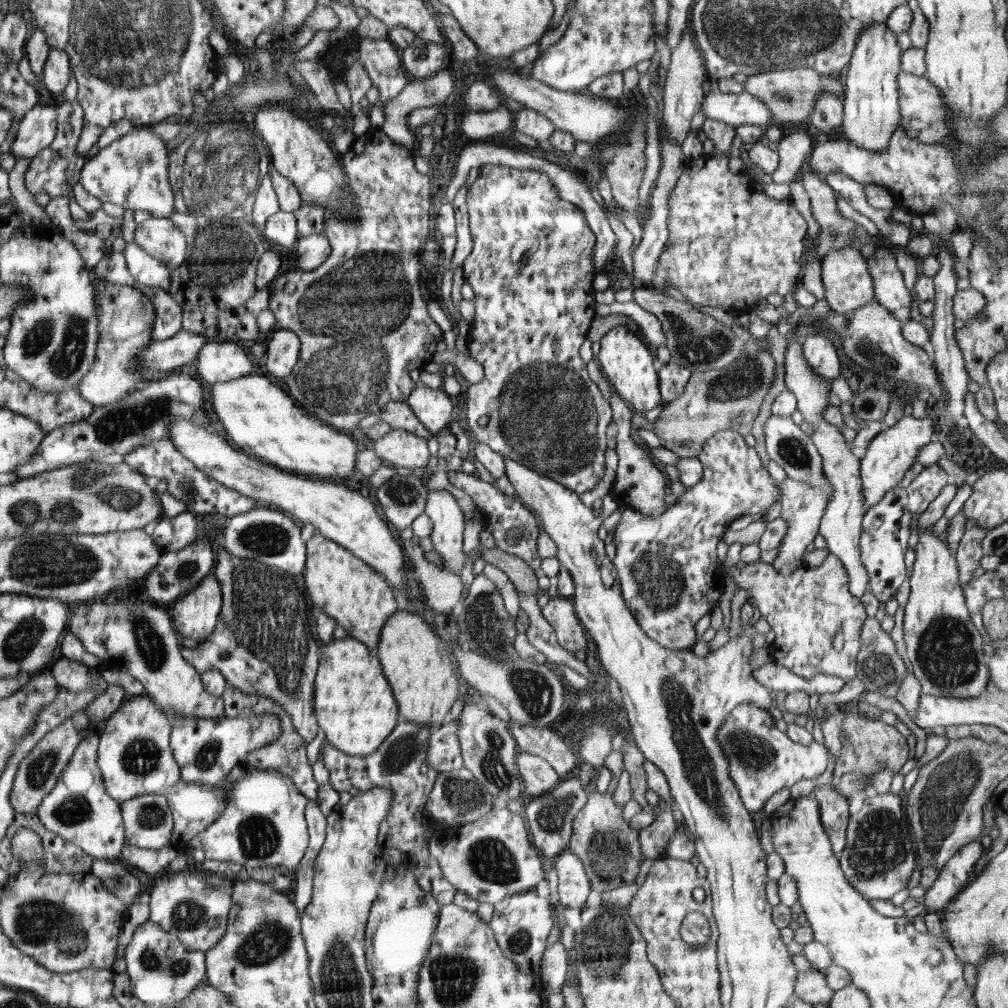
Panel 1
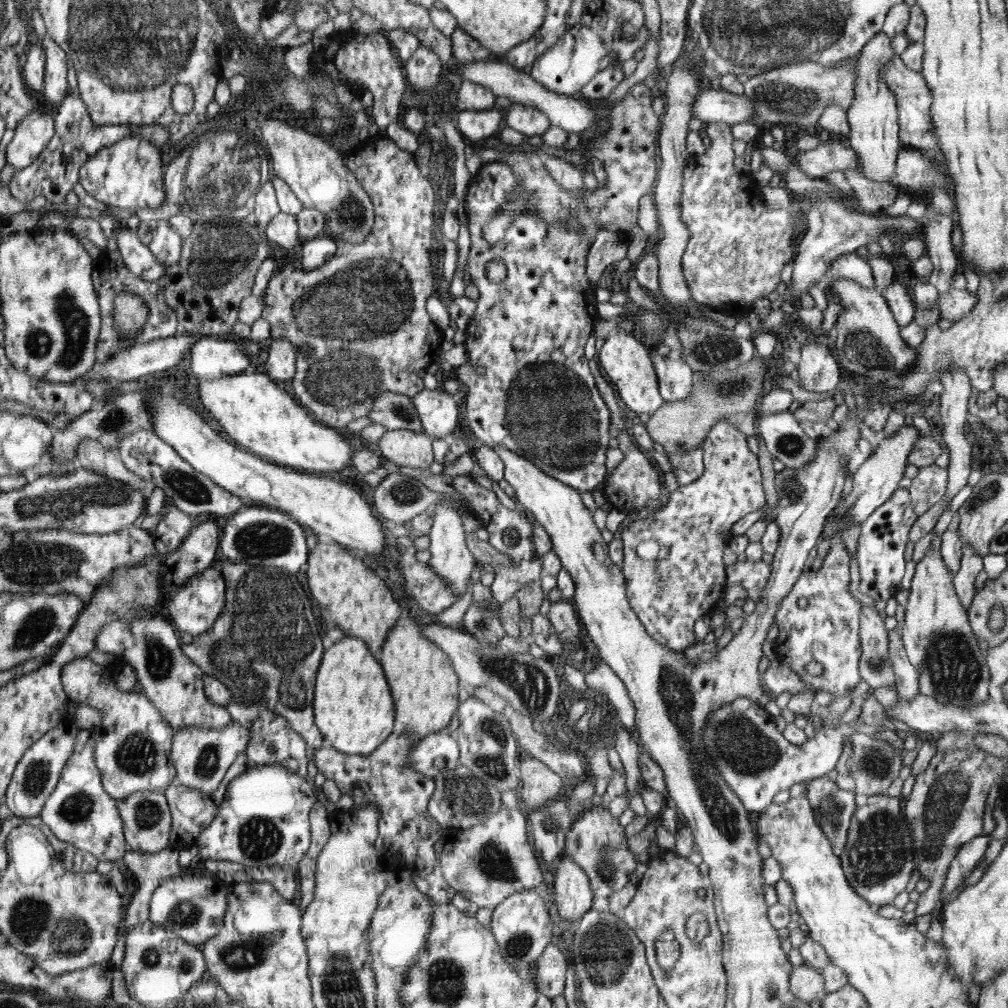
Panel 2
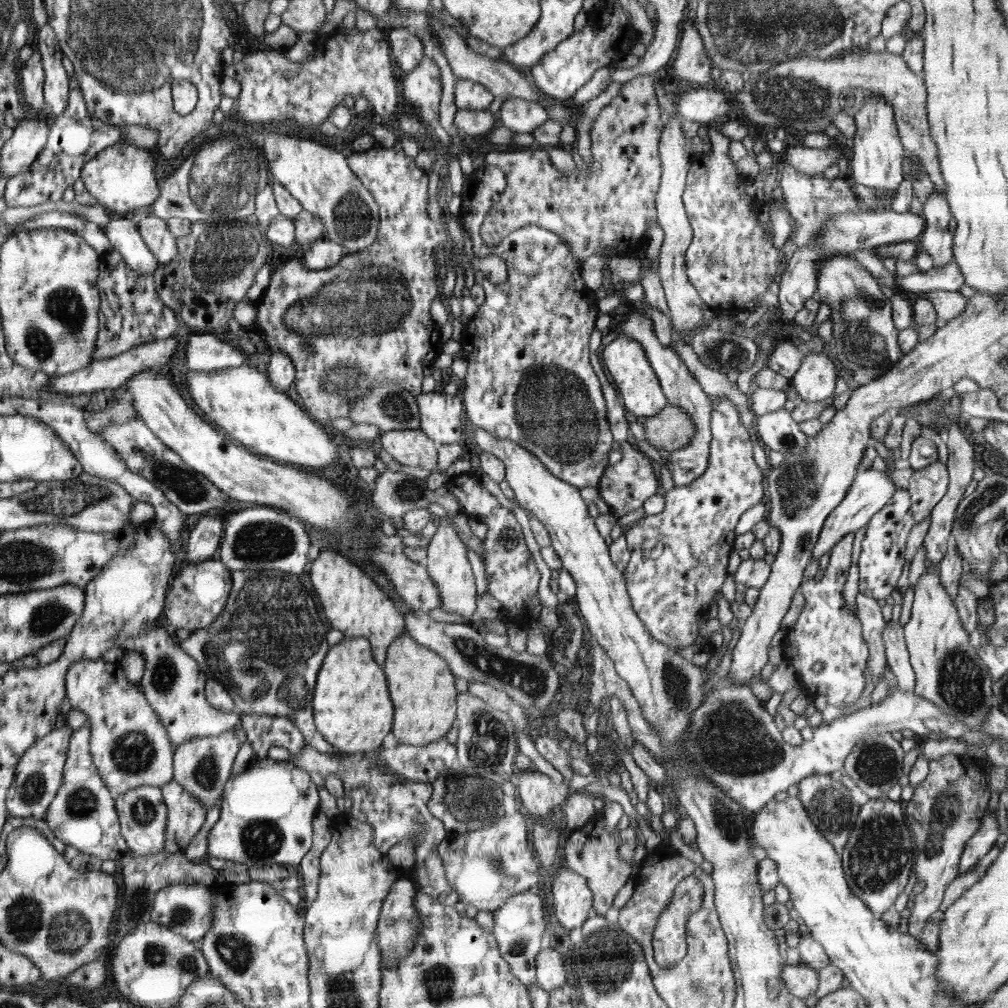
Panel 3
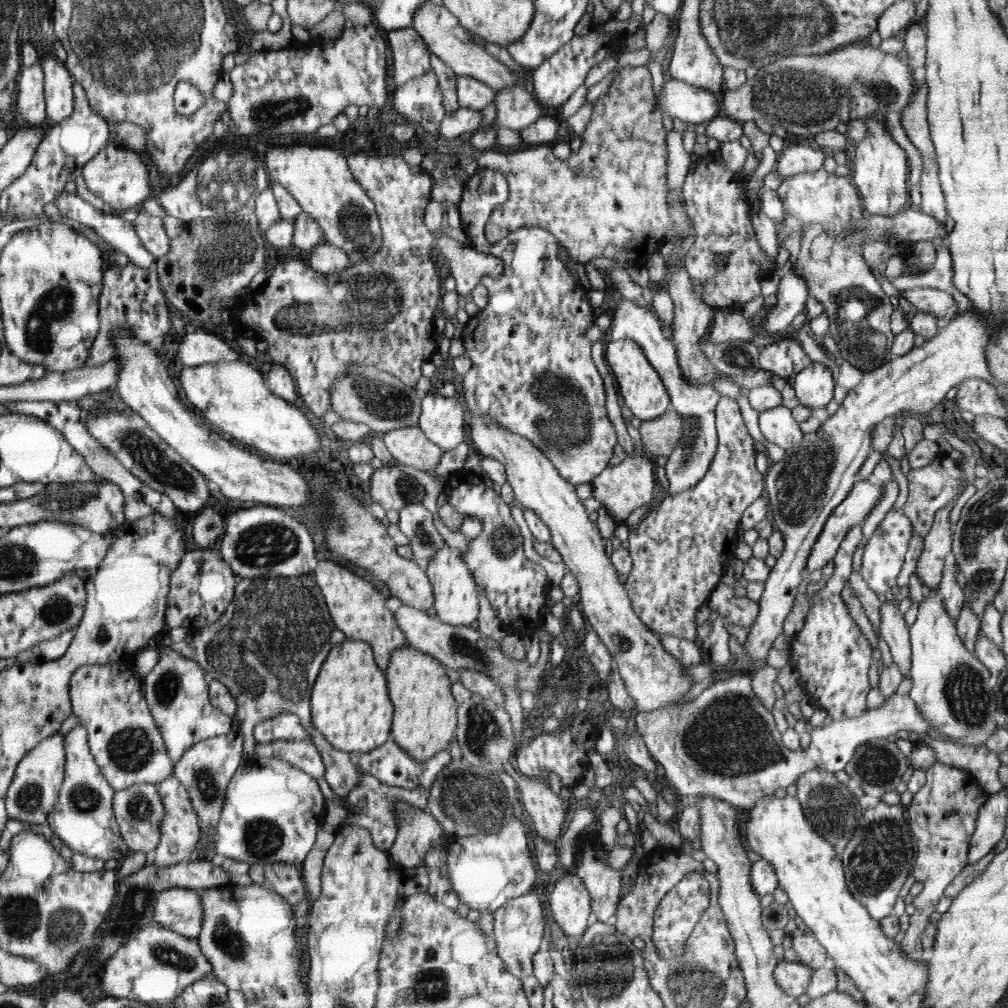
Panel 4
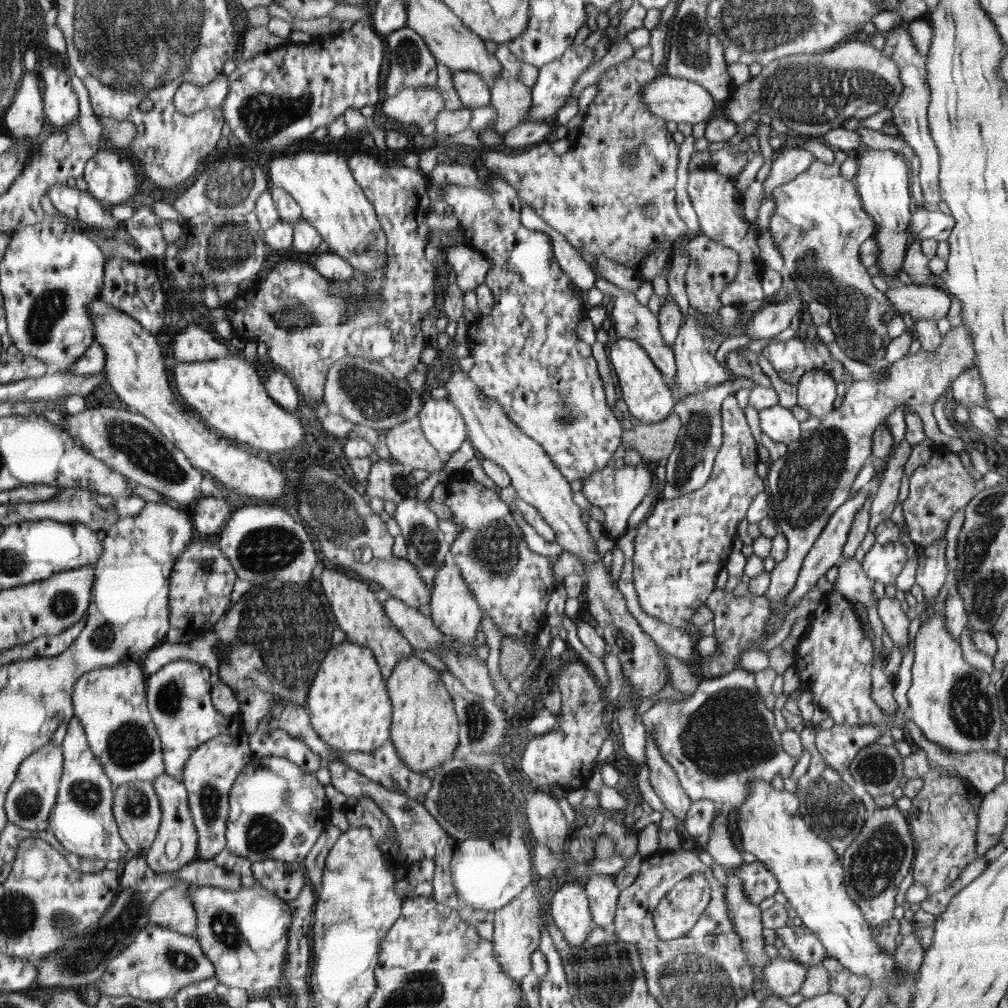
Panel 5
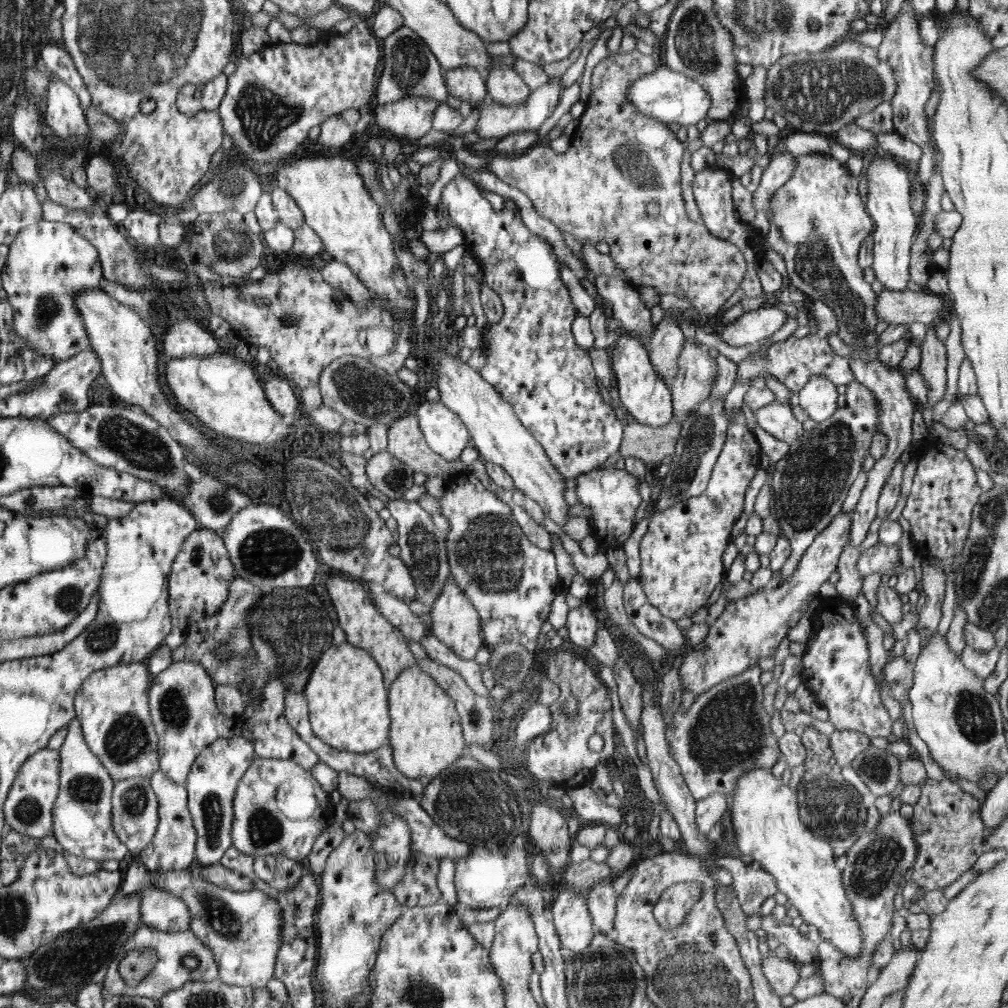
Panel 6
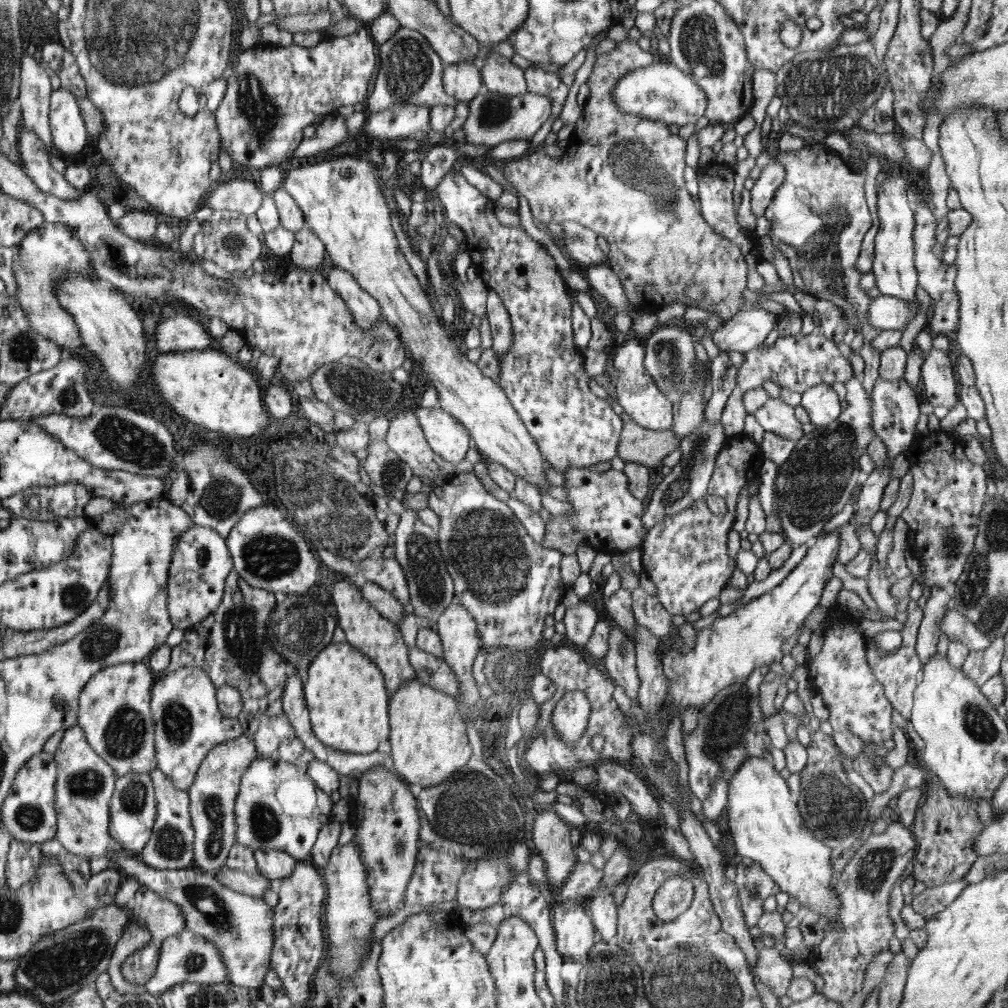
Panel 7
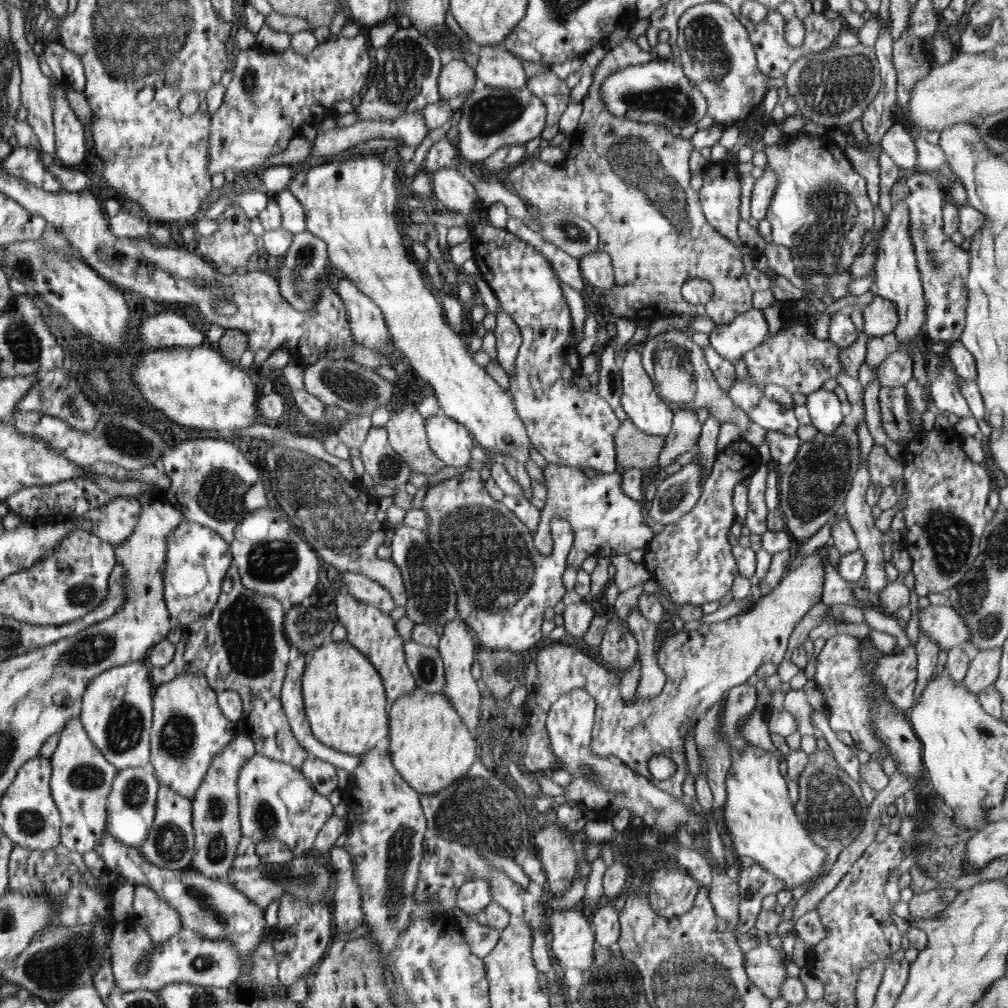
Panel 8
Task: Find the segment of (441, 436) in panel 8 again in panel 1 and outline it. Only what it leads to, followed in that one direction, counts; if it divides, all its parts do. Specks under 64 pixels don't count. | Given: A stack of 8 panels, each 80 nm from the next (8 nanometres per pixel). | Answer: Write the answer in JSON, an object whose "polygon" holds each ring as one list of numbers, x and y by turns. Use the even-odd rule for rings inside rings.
{"polygon":[[426,384,415,386,406,401,432,435,450,424,450,414,454,410,453,400,442,392,442,388,433,389]]}

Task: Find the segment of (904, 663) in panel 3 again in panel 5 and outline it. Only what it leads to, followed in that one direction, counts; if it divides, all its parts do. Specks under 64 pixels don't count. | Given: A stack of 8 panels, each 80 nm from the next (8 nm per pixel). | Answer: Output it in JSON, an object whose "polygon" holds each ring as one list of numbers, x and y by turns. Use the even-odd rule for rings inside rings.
{"polygon":[[884,597,877,602,878,615,884,623,886,632,890,635,894,647,902,651,902,655,908,651,908,629,909,620,904,611,901,610,901,604,896,597]]}

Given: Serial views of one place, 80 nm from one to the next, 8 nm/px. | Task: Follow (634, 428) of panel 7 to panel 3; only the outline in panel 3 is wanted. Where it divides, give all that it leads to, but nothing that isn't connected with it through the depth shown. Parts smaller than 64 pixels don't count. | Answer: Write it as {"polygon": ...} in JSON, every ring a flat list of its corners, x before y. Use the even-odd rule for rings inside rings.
{"polygon":[[667,403,663,409,643,423,646,440,657,450,687,448,697,433,697,426,679,406]]}

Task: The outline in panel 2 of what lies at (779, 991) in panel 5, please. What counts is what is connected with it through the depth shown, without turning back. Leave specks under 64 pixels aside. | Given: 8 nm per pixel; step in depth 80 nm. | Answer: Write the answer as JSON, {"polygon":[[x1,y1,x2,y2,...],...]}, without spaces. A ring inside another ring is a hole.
{"polygon":[[804,964,793,968,789,978,793,995,805,1003,823,1000,827,995,825,982,820,971]]}

